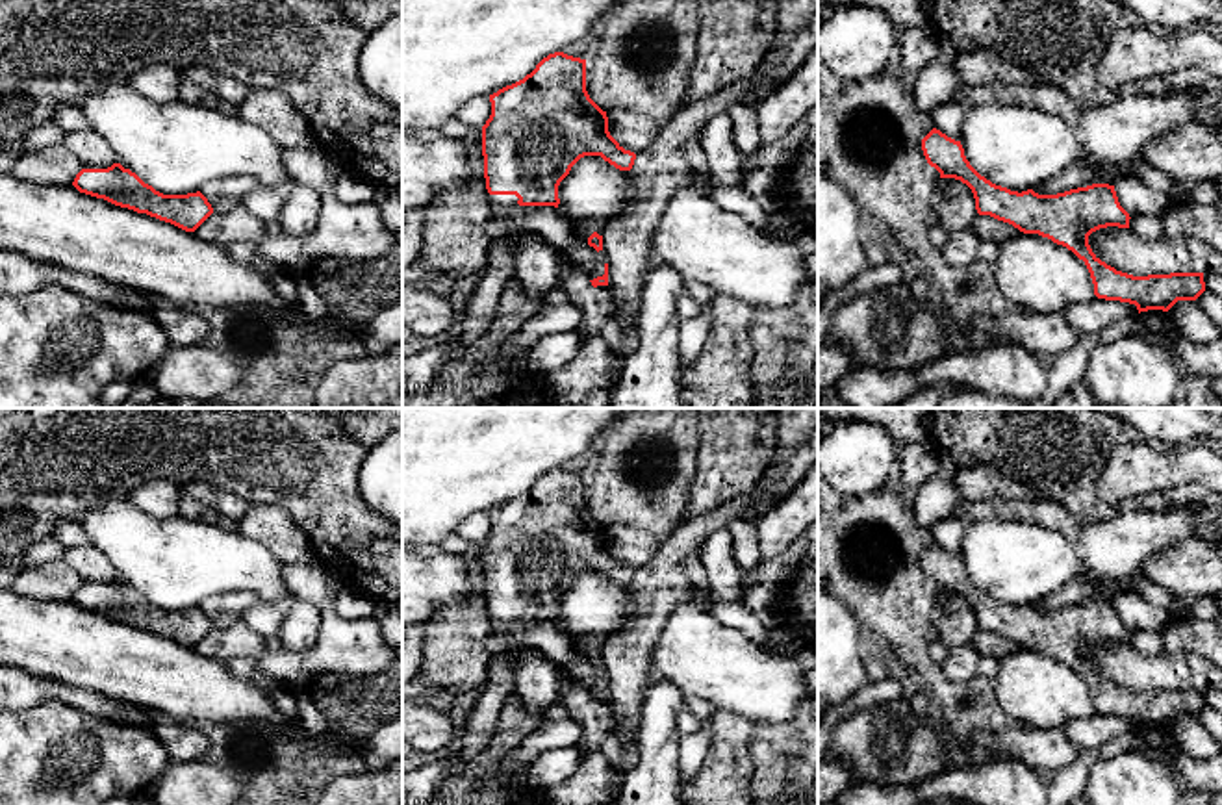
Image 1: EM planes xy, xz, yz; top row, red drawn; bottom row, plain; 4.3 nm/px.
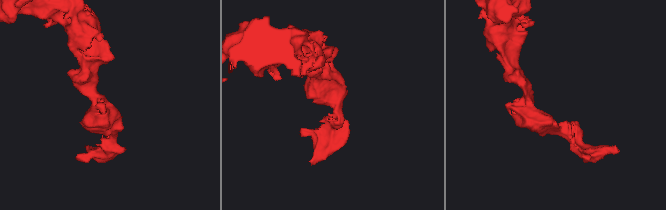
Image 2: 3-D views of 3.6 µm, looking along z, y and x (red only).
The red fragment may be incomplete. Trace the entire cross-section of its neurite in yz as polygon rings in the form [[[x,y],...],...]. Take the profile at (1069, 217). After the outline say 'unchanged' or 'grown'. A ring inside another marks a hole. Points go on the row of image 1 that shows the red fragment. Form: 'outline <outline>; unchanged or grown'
outline [[[936,128],[922,139],[922,150],[940,178],[961,180],[972,189],[979,215],[1048,237],[1083,260],[1098,299],[1135,304],[1139,313],[1168,312],[1177,300],[1196,300],[1205,291],[1203,273],[1133,276],[1092,252],[1092,232],[1107,226],[1129,228],[1131,217],[1120,206],[1114,185],[1092,184],[1057,195],[1038,195],[1033,189],[1018,193],[981,176],[966,160],[961,141]]]; unchanged

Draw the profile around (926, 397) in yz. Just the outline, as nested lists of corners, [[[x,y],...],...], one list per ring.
[[[944,384],[940,388],[920,388],[914,395],[903,399],[892,408],[940,408],[942,399],[959,390],[959,384]]]

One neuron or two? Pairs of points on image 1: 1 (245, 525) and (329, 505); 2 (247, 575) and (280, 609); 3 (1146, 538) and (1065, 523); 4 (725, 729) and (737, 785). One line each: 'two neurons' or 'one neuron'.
1: two neurons
2: two neurons
3: two neurons
4: one neuron

